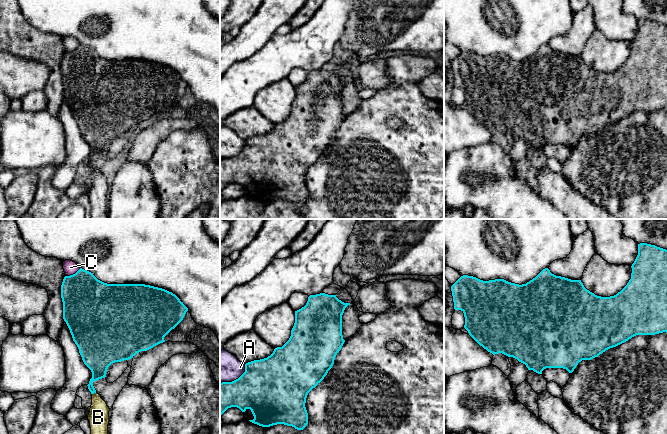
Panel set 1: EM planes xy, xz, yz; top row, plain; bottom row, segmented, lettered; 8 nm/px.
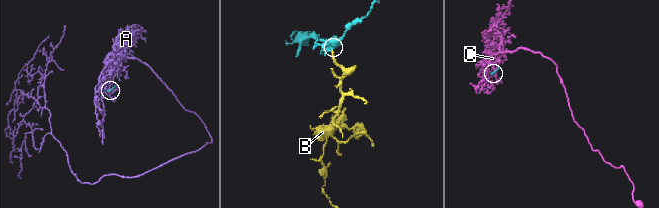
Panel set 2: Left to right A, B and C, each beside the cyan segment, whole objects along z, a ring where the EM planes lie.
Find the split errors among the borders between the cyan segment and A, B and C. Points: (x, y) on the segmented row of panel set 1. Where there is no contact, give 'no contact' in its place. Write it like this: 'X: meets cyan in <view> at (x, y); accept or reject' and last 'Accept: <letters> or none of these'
A: meets cyan in xz at (236, 379); reject
B: meets cyan in xy at (94, 392); accept
C: meets cyan in xy at (73, 274); reject
Accept: B

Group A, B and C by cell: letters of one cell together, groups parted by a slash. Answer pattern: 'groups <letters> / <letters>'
groups A / B / C

